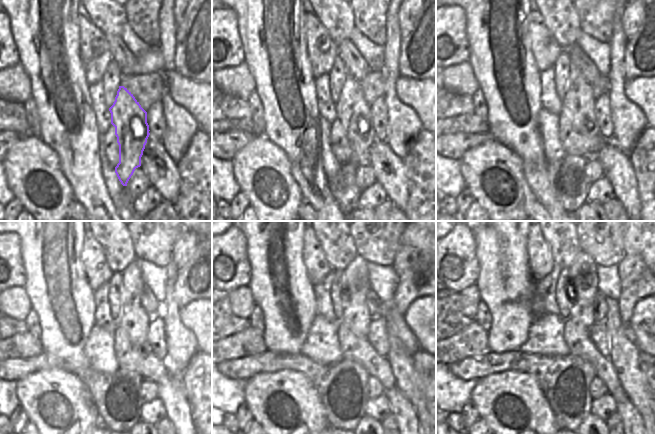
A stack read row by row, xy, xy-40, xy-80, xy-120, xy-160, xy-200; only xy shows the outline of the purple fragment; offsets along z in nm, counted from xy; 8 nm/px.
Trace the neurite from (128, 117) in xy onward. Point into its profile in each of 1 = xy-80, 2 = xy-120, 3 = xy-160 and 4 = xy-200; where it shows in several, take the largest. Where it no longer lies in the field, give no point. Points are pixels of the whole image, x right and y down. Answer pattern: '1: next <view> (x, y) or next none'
1: next xy-80 (578, 105)
2: next xy-120 (134, 320)
3: next xy-160 (357, 317)
4: next xy-200 (583, 283)

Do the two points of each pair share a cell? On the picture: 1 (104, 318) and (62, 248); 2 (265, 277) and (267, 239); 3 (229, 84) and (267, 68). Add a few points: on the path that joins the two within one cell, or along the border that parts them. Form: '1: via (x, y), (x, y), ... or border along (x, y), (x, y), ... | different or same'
1: border along (92, 290), (95, 323) | different
2: via (267, 268), (267, 248) | same
3: border along (243, 61), (248, 67), (255, 89) | different

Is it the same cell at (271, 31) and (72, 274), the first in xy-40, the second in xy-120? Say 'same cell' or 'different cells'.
same cell

